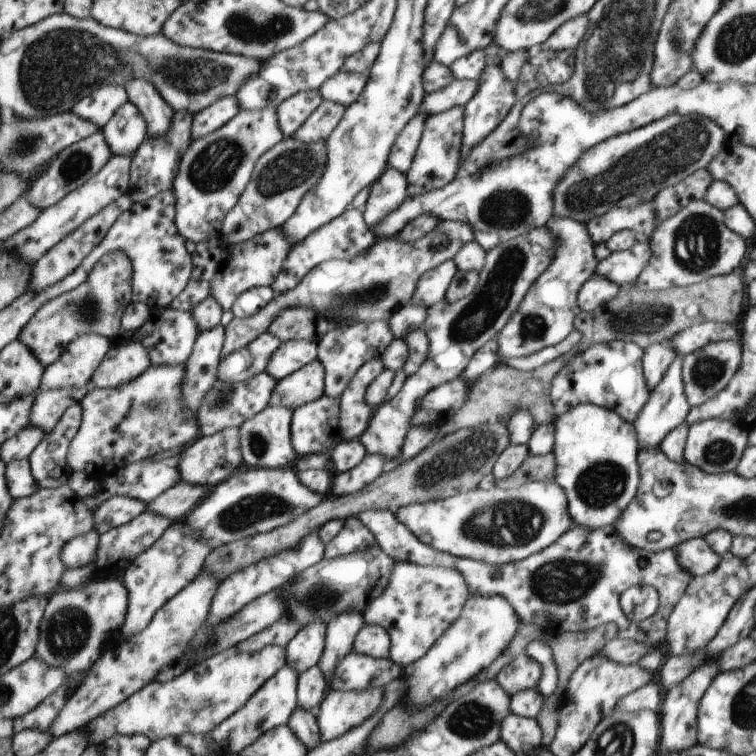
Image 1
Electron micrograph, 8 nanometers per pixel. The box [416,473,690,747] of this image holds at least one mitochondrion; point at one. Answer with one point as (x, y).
(513, 523)

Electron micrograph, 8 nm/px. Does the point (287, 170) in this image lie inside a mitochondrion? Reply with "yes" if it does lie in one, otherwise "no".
yes

